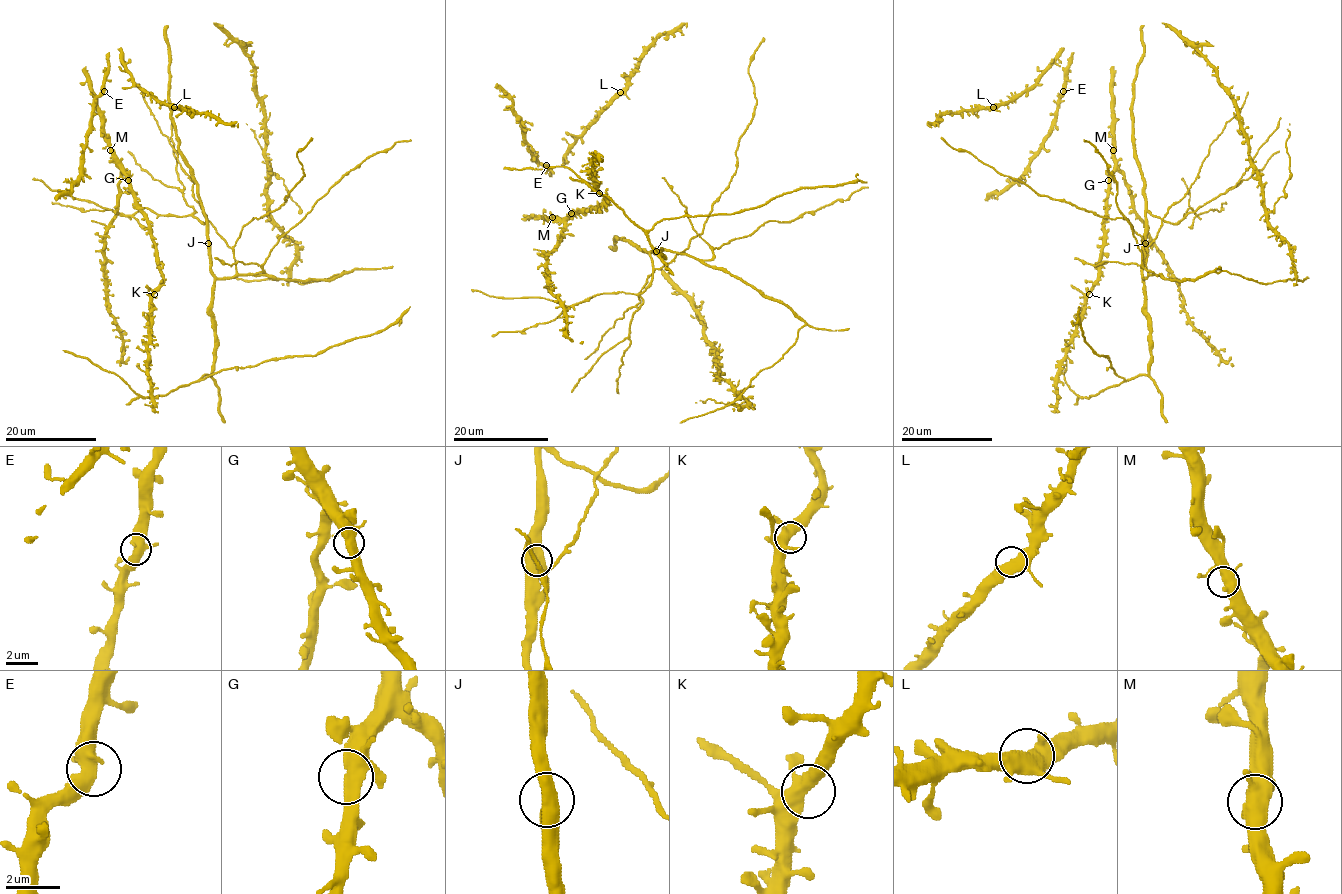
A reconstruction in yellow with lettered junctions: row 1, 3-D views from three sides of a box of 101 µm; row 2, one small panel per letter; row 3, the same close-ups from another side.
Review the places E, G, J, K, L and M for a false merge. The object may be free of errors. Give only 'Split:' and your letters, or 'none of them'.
Split: none of them

